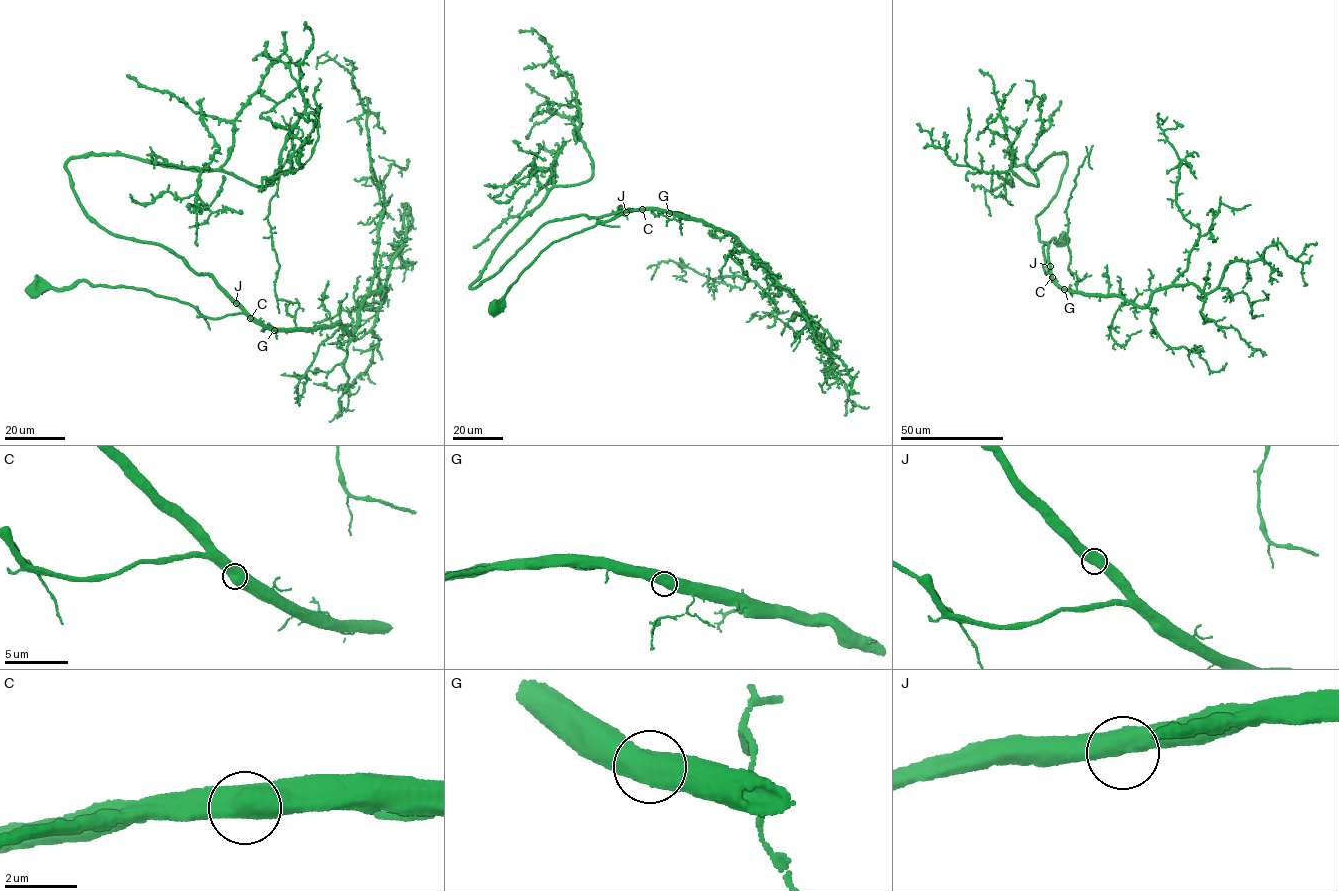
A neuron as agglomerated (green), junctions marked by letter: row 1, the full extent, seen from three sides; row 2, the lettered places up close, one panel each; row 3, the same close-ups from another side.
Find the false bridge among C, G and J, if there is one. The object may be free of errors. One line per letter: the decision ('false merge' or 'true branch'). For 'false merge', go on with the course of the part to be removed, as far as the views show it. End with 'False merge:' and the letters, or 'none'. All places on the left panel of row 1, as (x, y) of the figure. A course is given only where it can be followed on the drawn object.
C: true branch
G: true branch
J: true branch
False merge: none

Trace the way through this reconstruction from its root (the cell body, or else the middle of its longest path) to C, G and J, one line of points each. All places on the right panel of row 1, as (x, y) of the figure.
C: (1063, 239), (1056, 242), (1051, 239), (1043, 247), (1045, 273), (1051, 274), (1052, 277)
G: (1063, 239), (1056, 242), (1051, 239), (1043, 247), (1045, 273), (1052, 274), (1064, 289)
J: (1063, 239), (1056, 242), (1051, 239), (1043, 247), (1046, 274), (1051, 272), (1050, 266)

